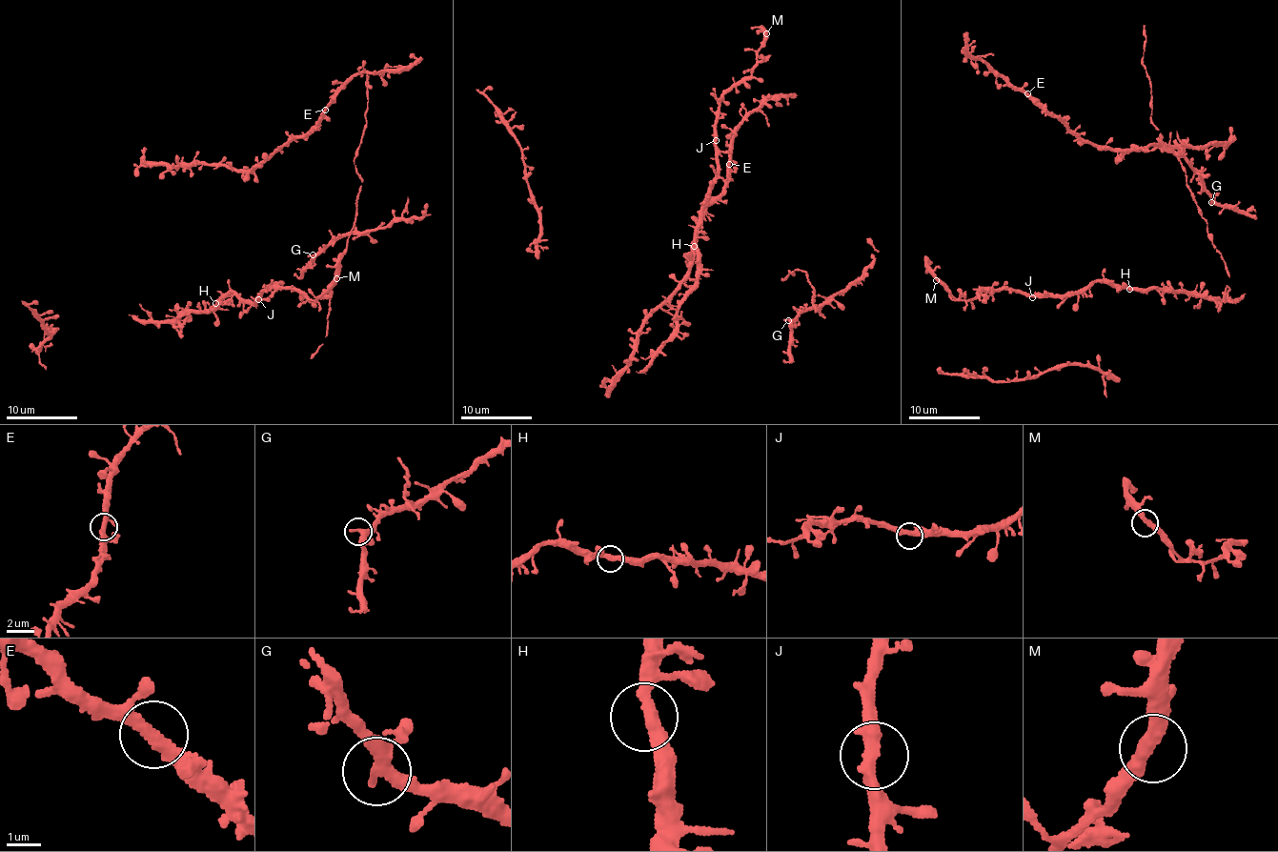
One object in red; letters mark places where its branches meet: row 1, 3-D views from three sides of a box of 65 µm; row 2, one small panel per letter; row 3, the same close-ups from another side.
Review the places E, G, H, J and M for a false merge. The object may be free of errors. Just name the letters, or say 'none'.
none

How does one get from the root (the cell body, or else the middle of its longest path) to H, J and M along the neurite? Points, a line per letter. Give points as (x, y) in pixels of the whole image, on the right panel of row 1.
H: (1105, 269), (1106, 282), (1129, 289)
J: (1105, 269), (1102, 279), (1090, 281), (1077, 291), (1068, 291), (1064, 294), (1038, 294), (1032, 297)
M: (1105, 269), (1102, 279), (1064, 294), (990, 288), (983, 289), (967, 300), (955, 299), (936, 280)

